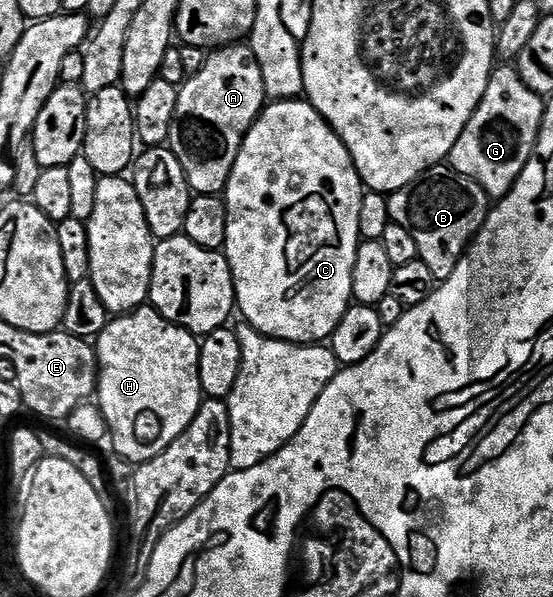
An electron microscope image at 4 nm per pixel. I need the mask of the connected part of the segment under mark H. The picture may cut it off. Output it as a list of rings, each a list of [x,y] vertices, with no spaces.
[[[144,306],[136,308],[133,312],[124,312],[116,315],[114,318],[108,319],[105,330],[101,330],[101,334],[93,344],[95,354],[99,358],[99,382],[97,385],[97,406],[101,410],[101,414],[107,423],[107,434],[109,444],[115,447],[115,452],[123,460],[128,460],[131,466],[144,464],[147,460],[157,458],[157,454],[164,452],[175,439],[182,434],[189,426],[189,422],[193,422],[193,418],[197,414],[197,410],[203,405],[204,394],[201,390],[201,378],[199,377],[199,340],[193,333],[185,331],[181,326],[171,324],[165,317],[158,312],[157,309]]]

